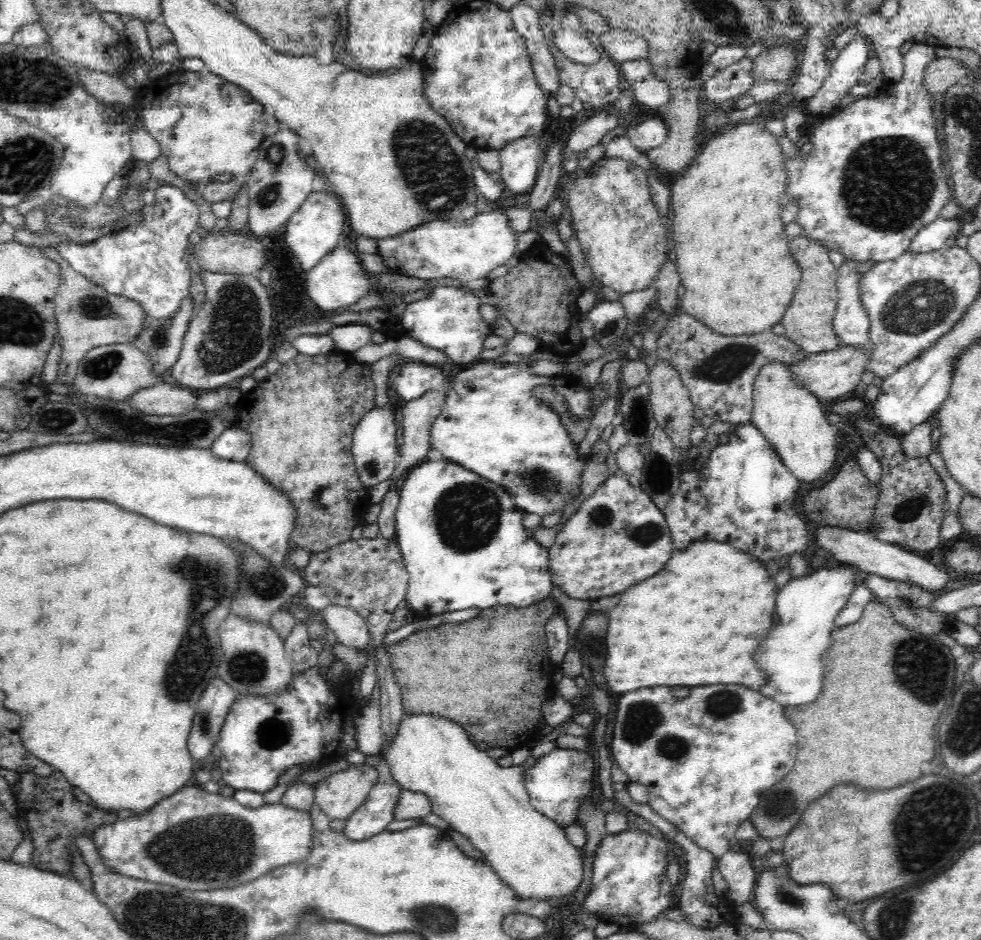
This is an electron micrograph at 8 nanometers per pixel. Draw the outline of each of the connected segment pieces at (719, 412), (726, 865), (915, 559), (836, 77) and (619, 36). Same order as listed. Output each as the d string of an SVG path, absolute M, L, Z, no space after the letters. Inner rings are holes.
M681 310L674 314L674 317L667 330L660 335L657 359L670 361L670 365L676 367L682 383L689 390L692 405L702 409L705 416L715 421L728 422L733 426L750 423L753 411L753 380L758 369L768 361L780 361L790 366L808 356L808 353L800 349L798 344L791 343L786 335L777 336L770 330L750 336L724 336L712 332L710 328L704 327L698 320L694 320L692 316Z
M728 851L718 862L718 869L727 885L732 905L751 899L755 884L754 867L746 853Z
M815 526L813 527L814 544L831 553L834 560L841 564L850 564L869 574L878 575L890 580L899 580L903 583L912 583L927 591L940 591L946 583L948 574L935 565L928 563L918 552L908 552L898 545L883 542L873 536L870 531L854 531L840 527Z
M857 34L840 43L838 56L830 62L829 75L822 88L808 102L807 114L829 115L840 108L842 98L859 83L869 50L868 41Z
M612 29L610 32L600 34L597 42L605 46L606 54L616 64L648 58L649 48L646 39L634 31Z

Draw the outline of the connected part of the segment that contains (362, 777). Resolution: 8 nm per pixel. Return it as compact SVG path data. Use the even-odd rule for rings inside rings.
M351 764L322 780L314 789L315 802L332 820L348 820L368 800L371 788L378 784L378 770L370 764Z

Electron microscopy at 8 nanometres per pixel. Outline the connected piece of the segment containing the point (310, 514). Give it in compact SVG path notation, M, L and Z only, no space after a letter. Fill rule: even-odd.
M337 351L310 356L298 353L273 374L269 374L252 390L243 393L235 404L235 425L251 436L252 448L246 458L248 463L270 486L284 490L295 508L294 532L290 534L292 546L309 554L340 545L352 539L356 526L362 524L372 505L370 492L360 480L351 451L353 430L358 421L376 407L376 386L372 379L370 364L352 357L351 352ZM322 488L334 488L338 502L332 506L313 509L314 494Z

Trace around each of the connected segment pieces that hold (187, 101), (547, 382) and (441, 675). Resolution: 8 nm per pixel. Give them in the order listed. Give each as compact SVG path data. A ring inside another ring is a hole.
M177 70L165 77L158 77L150 81L150 86L142 90L136 100L142 108L144 125L158 141L162 154L167 156L171 172L188 183L202 182L207 176L224 172L233 176L249 174L258 158L263 140L280 130L279 120L266 112L264 105L252 98L248 91L222 77L214 76L210 71Z
M485 360L458 373L448 385L447 400L442 412L431 425L430 446L440 450L444 459L458 463L468 471L494 482L513 497L518 508L537 514L542 519L548 514L562 512L572 500L578 498L588 454L578 455L579 445L570 438L562 417L540 398L534 397L534 388L538 385L551 386L562 394L567 412L573 418L588 416L592 396L590 389L584 387L574 376L548 377L538 375L526 362L500 363Z
M552 596L524 608L496 605L478 612L462 624L456 624L456 630L448 630L450 624L442 624L438 630L416 631L390 643L387 649L391 670L400 684L406 712L448 716L464 726L474 743L484 742L490 749L503 748L512 752L520 747L529 747L536 742L535 737L541 728L542 704L548 700L548 688L553 686L550 676L559 668L548 656L544 634L548 617L558 609L559 605Z

